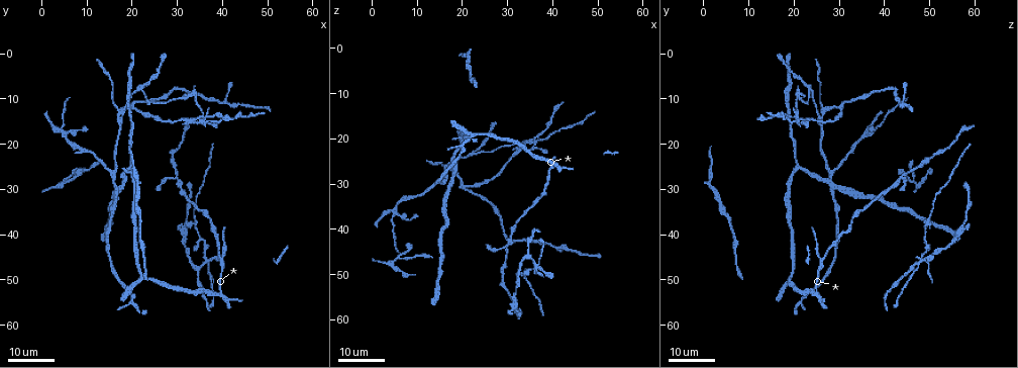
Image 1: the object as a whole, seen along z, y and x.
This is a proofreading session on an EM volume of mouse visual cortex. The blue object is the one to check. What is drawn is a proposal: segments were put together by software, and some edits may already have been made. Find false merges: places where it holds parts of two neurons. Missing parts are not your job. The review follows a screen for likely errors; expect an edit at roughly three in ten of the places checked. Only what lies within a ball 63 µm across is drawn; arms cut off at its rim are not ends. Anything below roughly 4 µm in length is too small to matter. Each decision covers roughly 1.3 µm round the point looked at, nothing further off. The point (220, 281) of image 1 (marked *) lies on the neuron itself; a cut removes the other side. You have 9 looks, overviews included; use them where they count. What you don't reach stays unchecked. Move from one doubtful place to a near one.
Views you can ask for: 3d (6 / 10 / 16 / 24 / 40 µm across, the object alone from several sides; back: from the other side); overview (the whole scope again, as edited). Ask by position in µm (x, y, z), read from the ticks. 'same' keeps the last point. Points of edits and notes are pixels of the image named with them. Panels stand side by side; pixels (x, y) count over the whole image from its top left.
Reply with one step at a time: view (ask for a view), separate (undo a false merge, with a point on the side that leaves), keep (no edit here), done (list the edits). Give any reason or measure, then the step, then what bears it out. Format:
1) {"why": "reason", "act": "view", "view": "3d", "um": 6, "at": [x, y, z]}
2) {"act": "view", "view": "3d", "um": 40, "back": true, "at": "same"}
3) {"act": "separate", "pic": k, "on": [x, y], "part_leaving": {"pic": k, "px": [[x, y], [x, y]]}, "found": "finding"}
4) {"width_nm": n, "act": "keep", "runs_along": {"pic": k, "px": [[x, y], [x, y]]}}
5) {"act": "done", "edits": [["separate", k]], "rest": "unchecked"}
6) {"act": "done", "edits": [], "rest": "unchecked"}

{"why": "thin arm on a thick one", "act": "view", "view": "3d", "um": 24, "at": [40.0, 45.5, 25.5]}

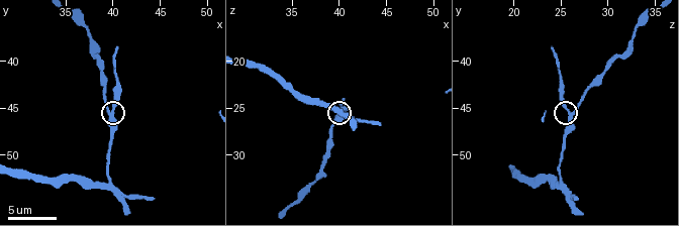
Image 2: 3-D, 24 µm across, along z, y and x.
{"act": "view", "view": "3d", "um": 6, "at": [39.6, 45.2, 26.0]}

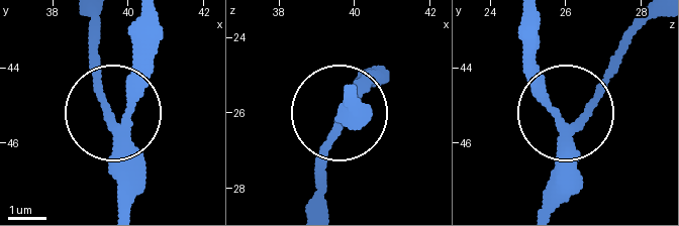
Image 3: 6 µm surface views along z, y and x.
{"side_arm_um": 19, "act": "keep", "runs_along": {"pic": 3, "px": [[120, 204], [120, 126], [130, 69], [147, 42]]}, "found": "continuous, no second neuron"}

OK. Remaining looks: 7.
{"act": "view", "view": "3d", "um": 24, "at": [37.0, 46.0, 48.5]}

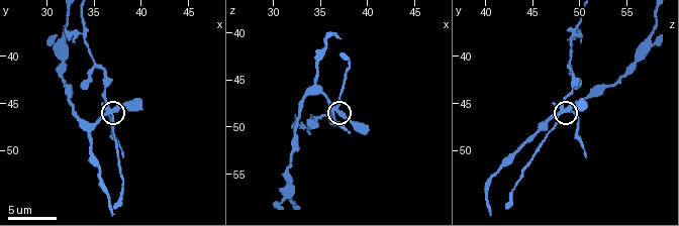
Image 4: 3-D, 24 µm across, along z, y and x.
{"act": "view", "view": "3d", "um": 6, "at": [37.2, 45.8, 48.6]}

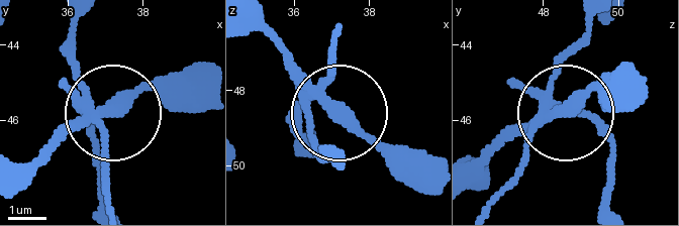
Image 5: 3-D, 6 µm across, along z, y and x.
{"act": "view", "view": "3d", "um": 6, "back": true, "at": [37.05, 45.70, 48.50]}

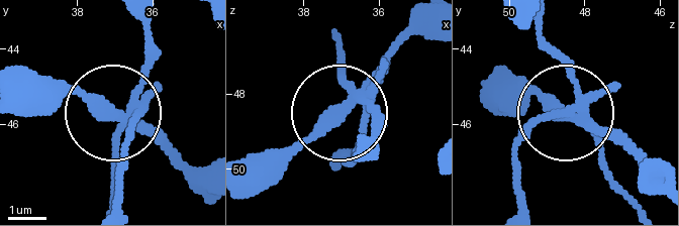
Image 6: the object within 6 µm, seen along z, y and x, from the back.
{"act": "keep", "runs_along": {"pic": 6, "px": [[143, 21], [143, 69], [115, 114], [76, 92], [40, 88]]}, "found": "one neuron here"}

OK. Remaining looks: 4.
{"why": "three arms meet", "act": "view", "view": "3d", "um": 24, "at": [6.0, 28.0, 46.0]}

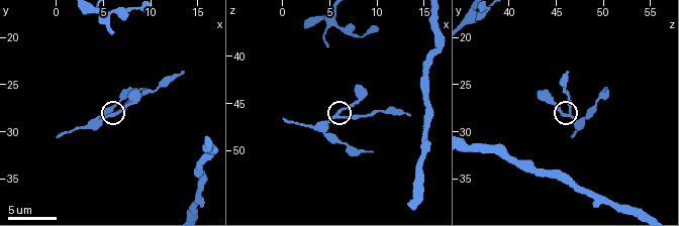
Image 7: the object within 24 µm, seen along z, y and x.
{"act": "view", "view": "3d", "um": 6, "at": [6.0, 28.2, 46.6]}

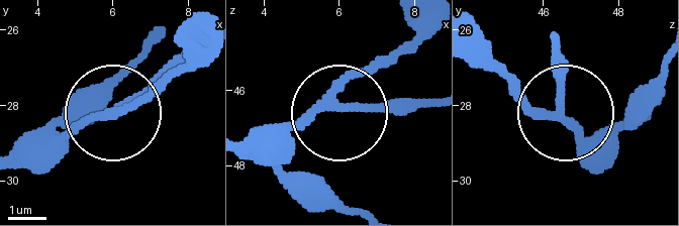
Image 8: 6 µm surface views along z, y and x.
{"width_nm": 200, "act": "keep", "found": "all the same neuron"}

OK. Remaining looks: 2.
{"why": "four or more arms meet", "act": "view", "view": "3d", "um": 24, "at": [5.0, 17.0, 36.0]}

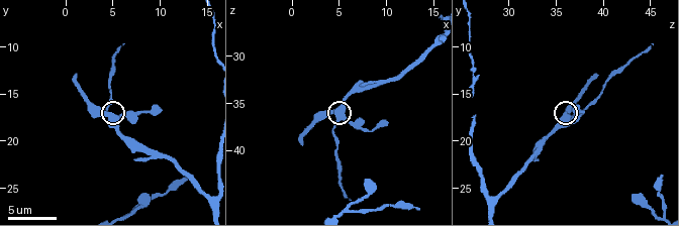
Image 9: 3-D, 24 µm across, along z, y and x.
{"why": "closer look", "act": "view", "view": "3d", "um": 6, "at": [5.0, 17.2, 36.2]}

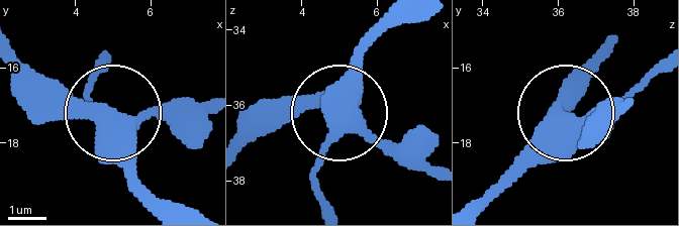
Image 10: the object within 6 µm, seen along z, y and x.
{"width_nm": 440, "act": "keep", "runs_along": {"pic": 10, "px": [[470, 207], [563, 114], [557, 98], [566, 76]]}, "found": "one neuron here"}

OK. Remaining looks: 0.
{"act": "done", "edits": [], "rest": "unchecked"}

